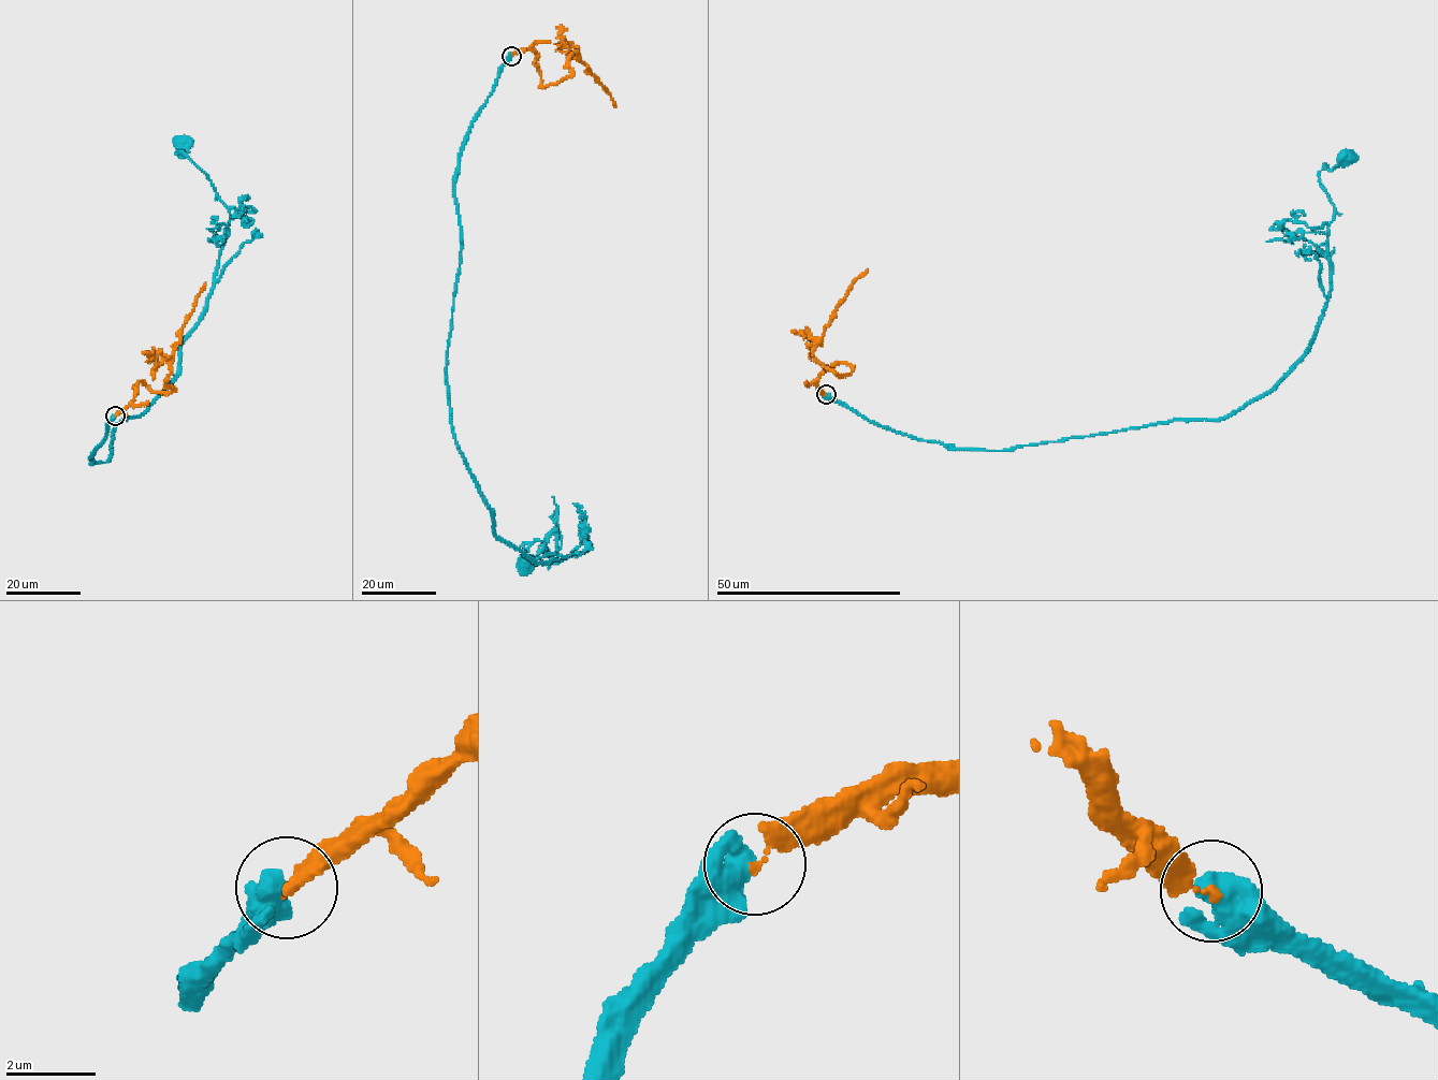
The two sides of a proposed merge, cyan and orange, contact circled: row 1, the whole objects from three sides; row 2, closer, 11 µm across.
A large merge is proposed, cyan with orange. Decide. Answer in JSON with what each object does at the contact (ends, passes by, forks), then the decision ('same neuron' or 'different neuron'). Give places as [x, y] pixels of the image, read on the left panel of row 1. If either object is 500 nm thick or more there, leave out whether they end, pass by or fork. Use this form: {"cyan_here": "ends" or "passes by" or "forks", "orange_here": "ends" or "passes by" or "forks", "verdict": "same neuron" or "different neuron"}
{"verdict": "same neuron"}

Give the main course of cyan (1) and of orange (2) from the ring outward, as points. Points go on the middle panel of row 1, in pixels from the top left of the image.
1: (511, 56), (454, 181), (446, 379), (451, 427), (495, 534), (536, 562), (563, 559), (534, 540), (525, 562)
2: (511, 56), (523, 49), (534, 52), (542, 87), (558, 84), (572, 73), (569, 57), (578, 52), (616, 107)

